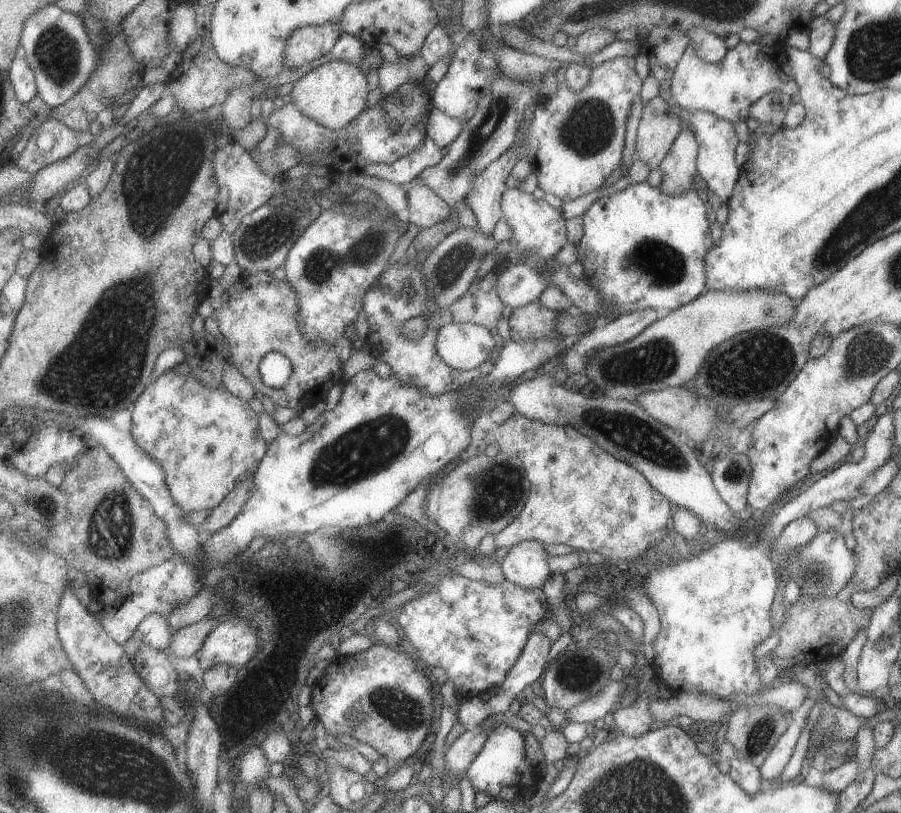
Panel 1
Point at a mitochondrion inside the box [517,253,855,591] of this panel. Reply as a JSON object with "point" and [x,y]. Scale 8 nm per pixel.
{"point":[756,364]}

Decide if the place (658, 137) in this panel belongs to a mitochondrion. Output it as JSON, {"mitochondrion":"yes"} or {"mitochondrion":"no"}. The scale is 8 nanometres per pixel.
{"mitochondrion":"no"}

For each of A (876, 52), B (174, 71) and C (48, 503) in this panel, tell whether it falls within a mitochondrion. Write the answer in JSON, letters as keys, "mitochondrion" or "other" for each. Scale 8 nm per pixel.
{"A":"mitochondrion","B":"other","C":"mitochondrion"}

